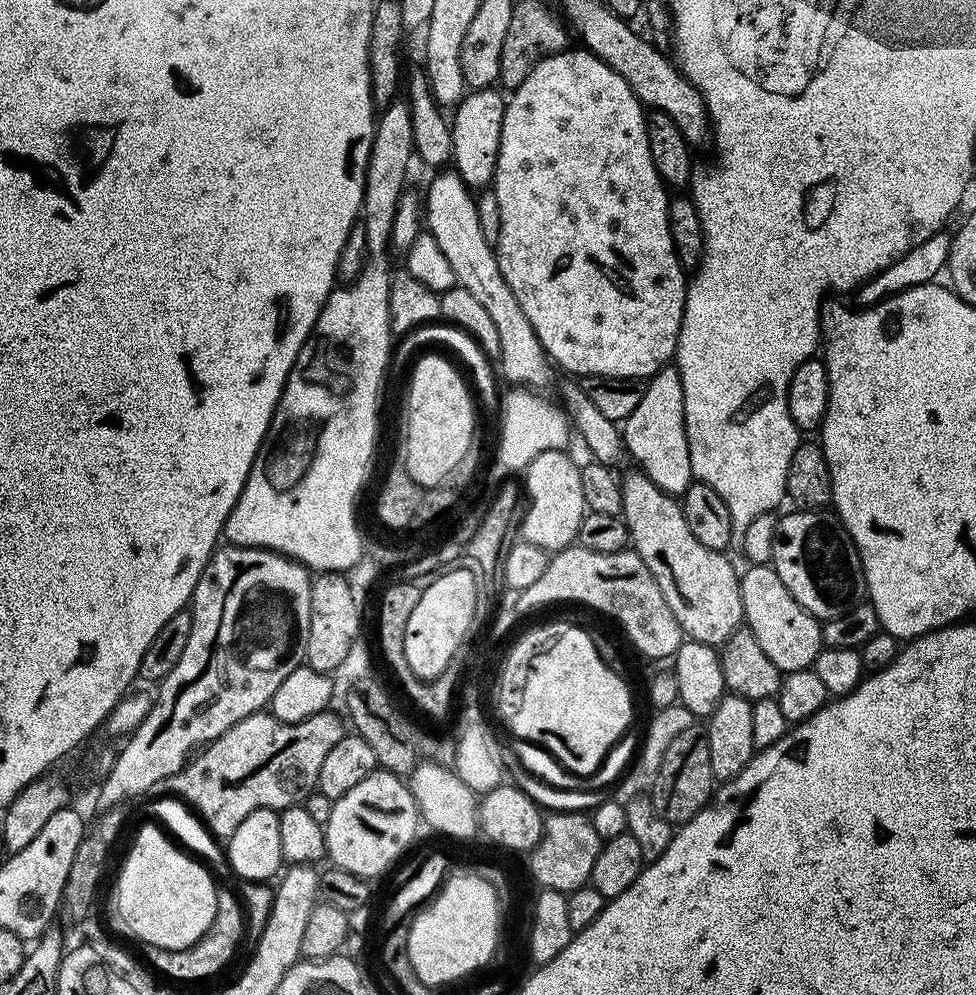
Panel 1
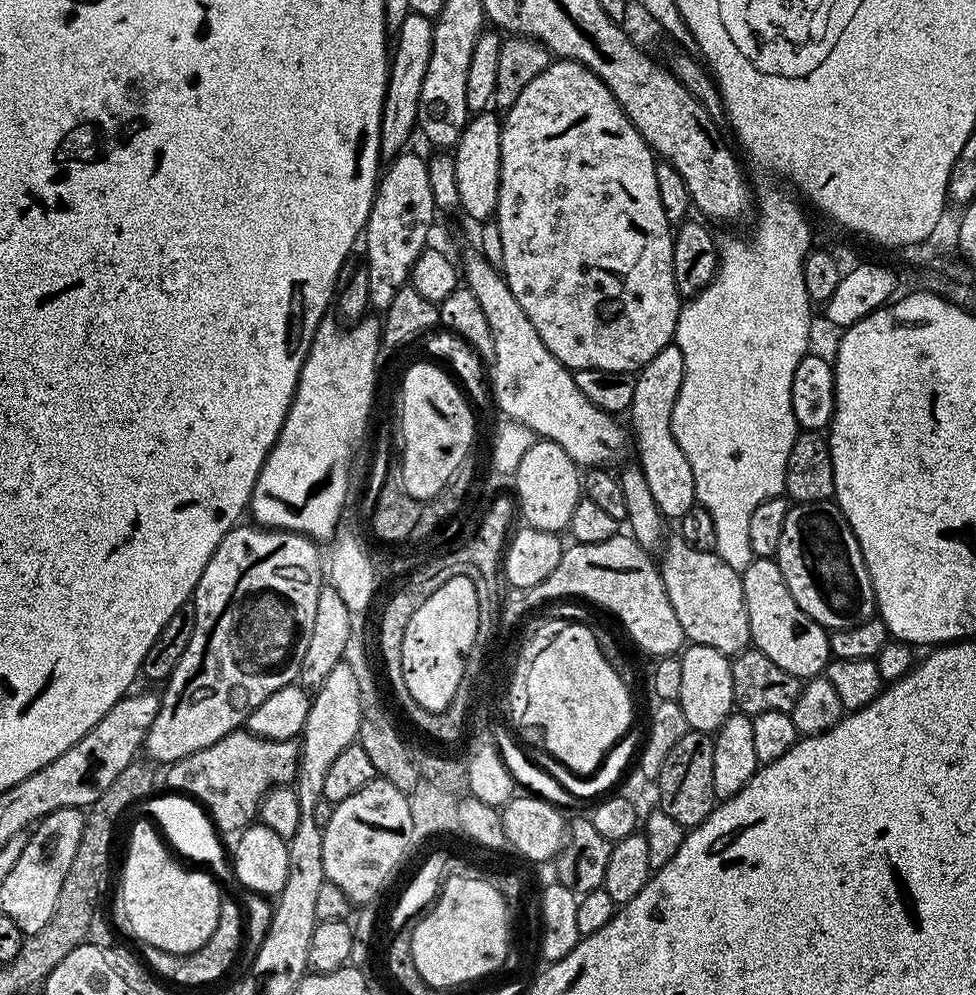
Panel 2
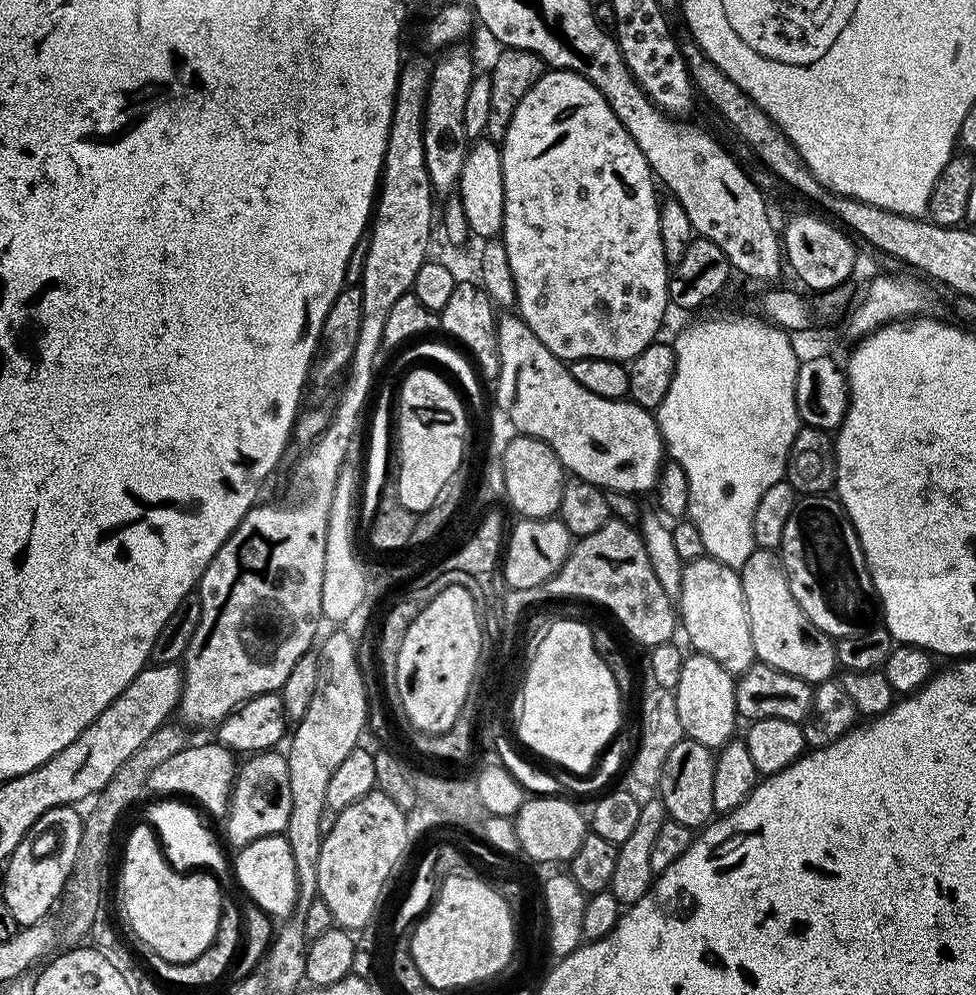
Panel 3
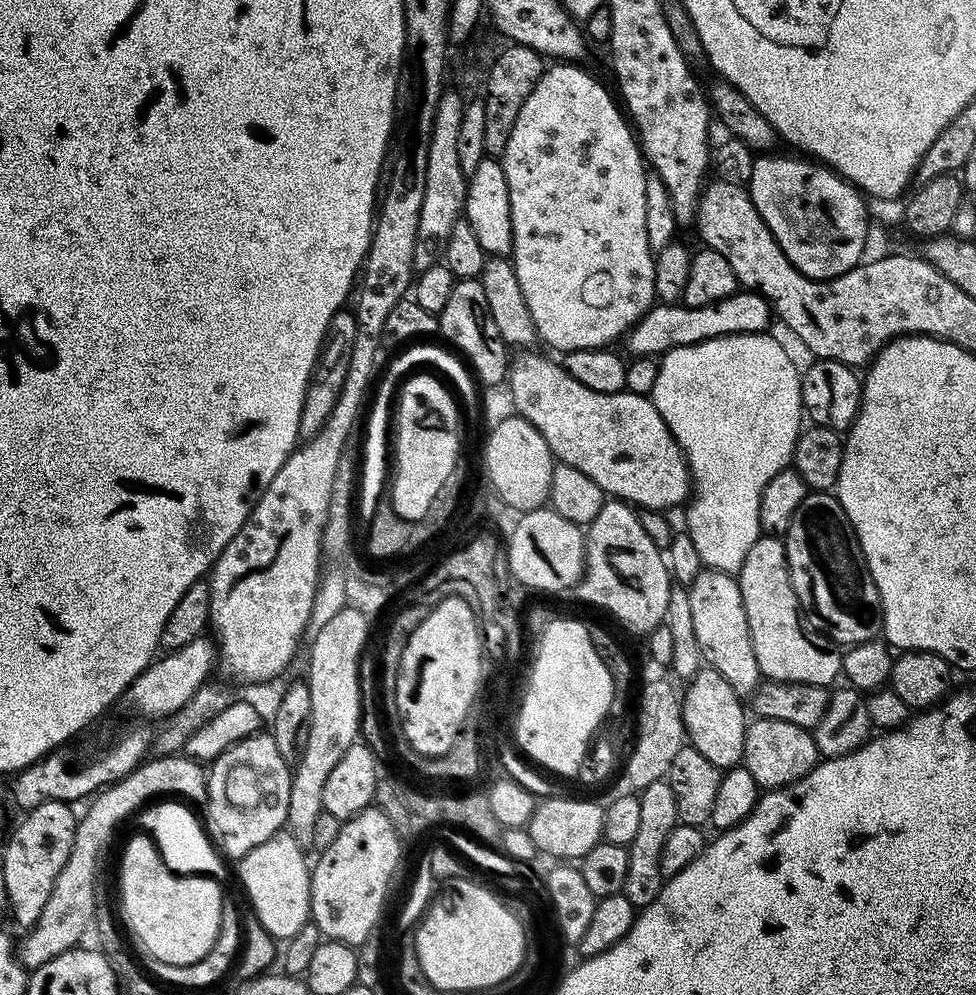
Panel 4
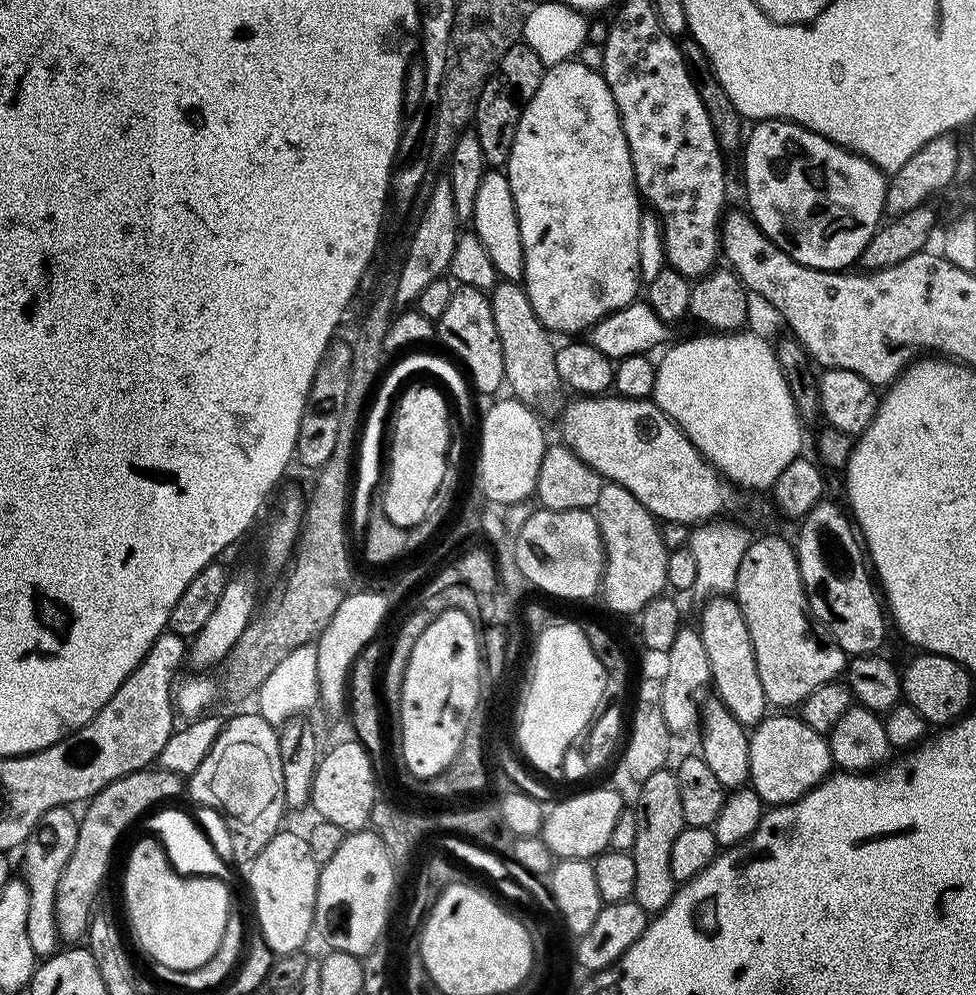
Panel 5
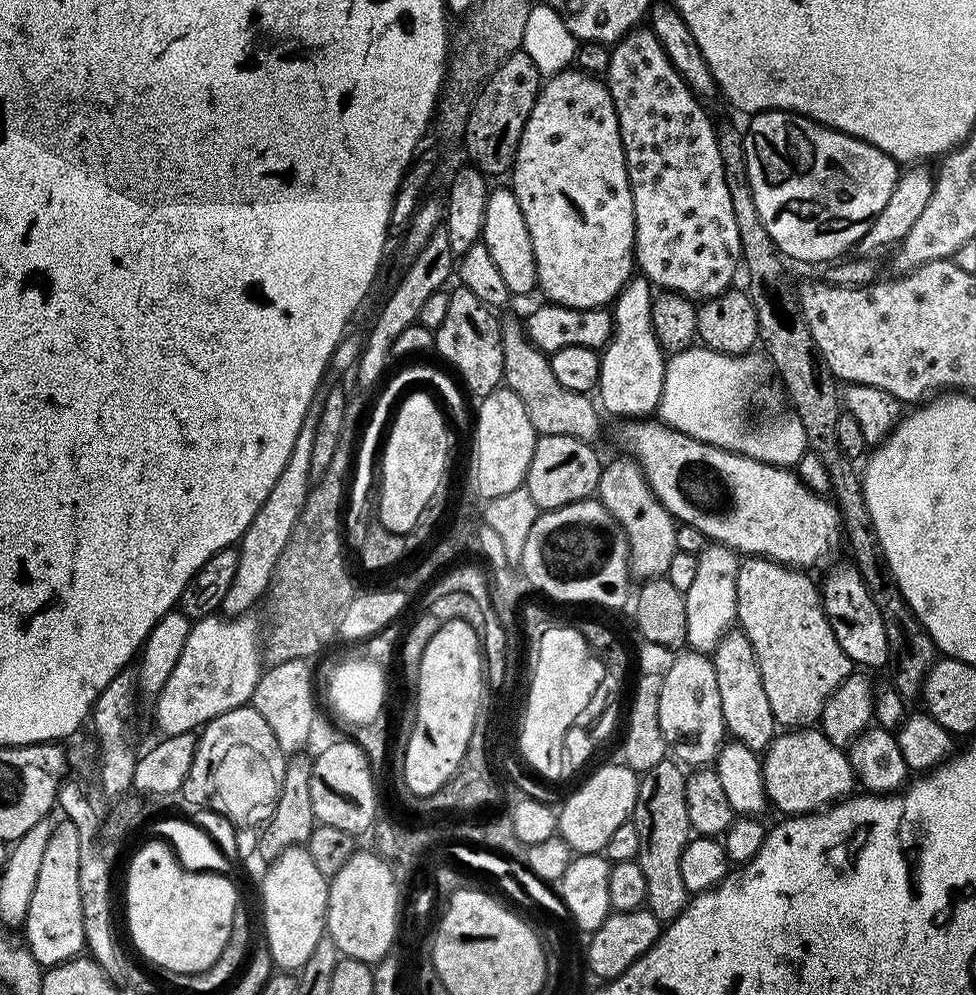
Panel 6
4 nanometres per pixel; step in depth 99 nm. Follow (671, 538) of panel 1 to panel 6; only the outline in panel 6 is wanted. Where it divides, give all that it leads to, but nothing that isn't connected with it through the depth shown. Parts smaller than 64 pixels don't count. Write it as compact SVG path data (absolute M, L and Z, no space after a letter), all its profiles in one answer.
M733 626L716 643L710 657L718 680L719 697L722 698L722 718L727 735L740 740L758 754L763 753L768 743L777 736L778 725L770 710L770 701L766 699L766 689L762 686L762 674L758 670L754 646L750 646L750 638L746 638L739 627Z

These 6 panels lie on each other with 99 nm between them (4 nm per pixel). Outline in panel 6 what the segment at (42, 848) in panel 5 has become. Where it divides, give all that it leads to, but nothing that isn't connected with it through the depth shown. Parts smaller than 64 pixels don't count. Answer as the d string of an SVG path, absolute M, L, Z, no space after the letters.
M67 818L61 819L61 824L57 823L55 827L53 827L52 833L50 834L50 842L46 842L46 854L42 854L42 866L38 869L38 883L34 885L34 898L30 898L30 910L26 914L26 918L22 925L24 936L28 939L28 941L26 941L26 947L28 951L31 952L37 964L44 970L55 968L57 964L64 964L67 960L77 959L77 957L85 951L82 894L80 893L80 887L78 886L78 858L82 858L82 846L78 842L78 826L74 826Z

